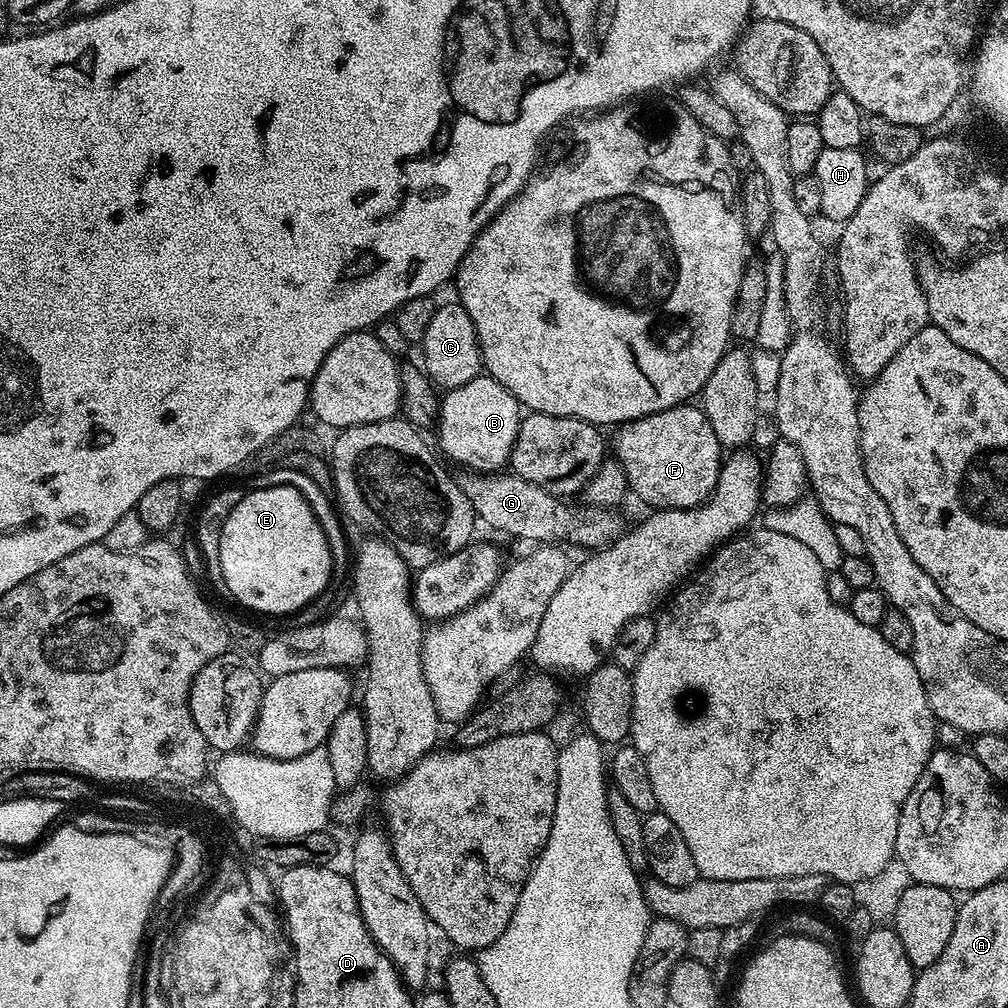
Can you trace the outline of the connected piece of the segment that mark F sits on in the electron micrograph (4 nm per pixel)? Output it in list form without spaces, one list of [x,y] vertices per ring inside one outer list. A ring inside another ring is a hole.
[[[689,402],[686,404],[675,404],[672,408],[667,408],[662,410],[658,414],[650,414],[649,416],[643,416],[637,420],[632,420],[628,424],[621,424],[615,429],[616,432],[610,436],[610,448],[614,451],[614,458],[617,462],[624,467],[624,473],[628,479],[628,486],[631,495],[637,496],[644,504],[649,504],[649,509],[659,510],[662,508],[698,508],[701,504],[704,504],[712,497],[712,491],[714,486],[718,482],[720,477],[720,465],[722,463],[722,449],[720,443],[718,442],[718,434],[714,434],[714,426],[710,426],[710,418],[706,418],[703,407],[697,406],[695,408],[695,403]]]

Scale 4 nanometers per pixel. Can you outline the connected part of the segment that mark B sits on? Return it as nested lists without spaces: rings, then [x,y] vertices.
[[[475,376],[466,386],[447,389],[438,404],[440,448],[445,461],[453,460],[464,470],[475,473],[499,473],[512,459],[512,447],[518,438],[522,406],[493,376]]]

